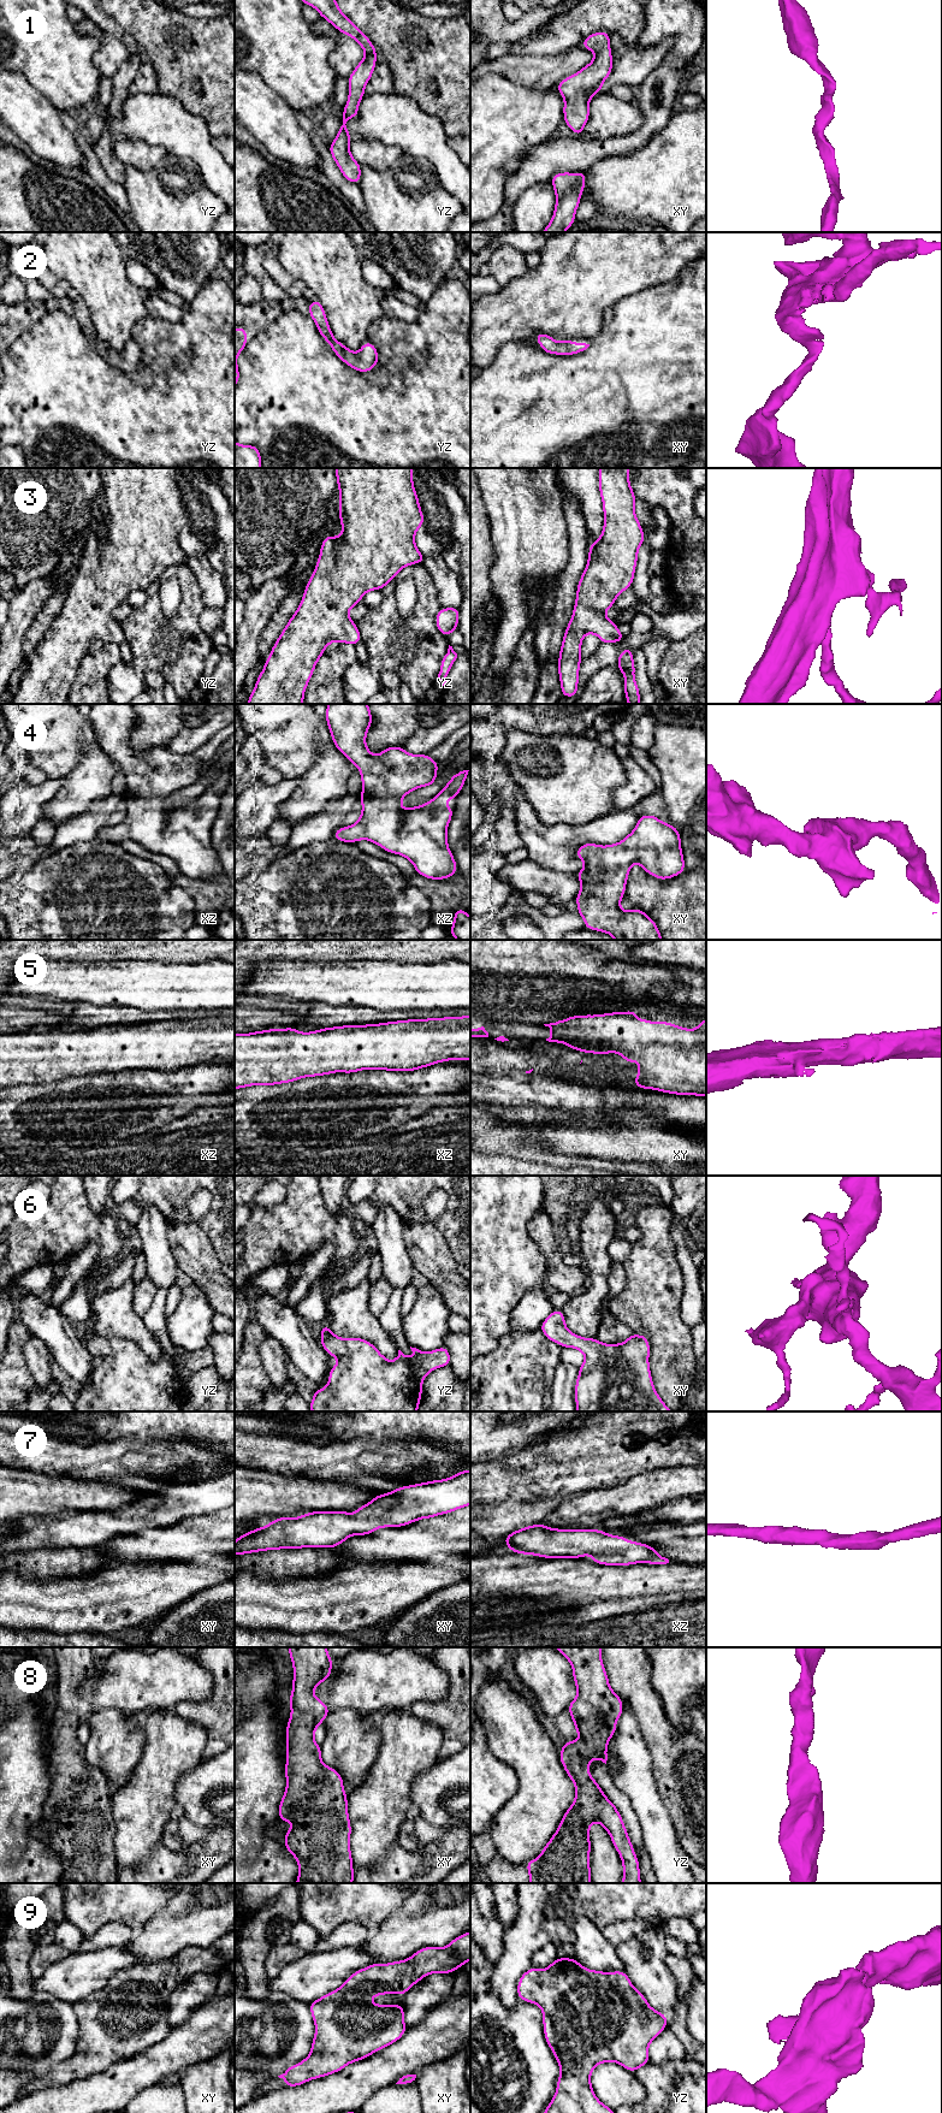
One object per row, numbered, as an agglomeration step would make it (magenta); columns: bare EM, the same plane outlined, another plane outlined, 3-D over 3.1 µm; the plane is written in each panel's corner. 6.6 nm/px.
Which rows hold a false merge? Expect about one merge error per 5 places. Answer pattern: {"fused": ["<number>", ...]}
{"fused": []}

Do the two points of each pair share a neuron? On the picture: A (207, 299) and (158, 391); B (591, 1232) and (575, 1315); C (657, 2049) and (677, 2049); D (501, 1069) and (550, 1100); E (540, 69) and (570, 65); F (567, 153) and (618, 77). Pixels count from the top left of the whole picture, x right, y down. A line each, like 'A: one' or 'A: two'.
A: one
B: one
C: one
D: one
E: one
F: two

